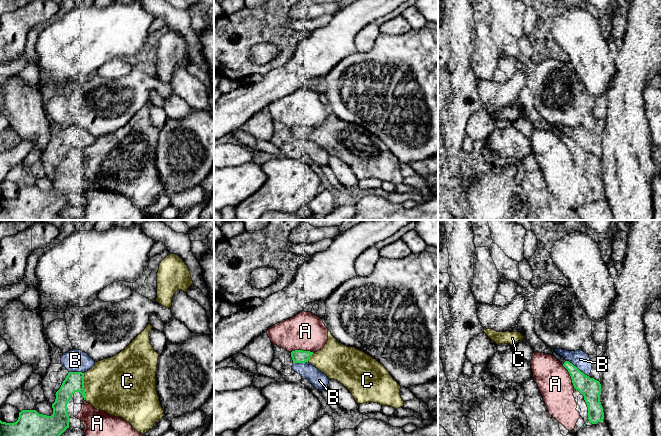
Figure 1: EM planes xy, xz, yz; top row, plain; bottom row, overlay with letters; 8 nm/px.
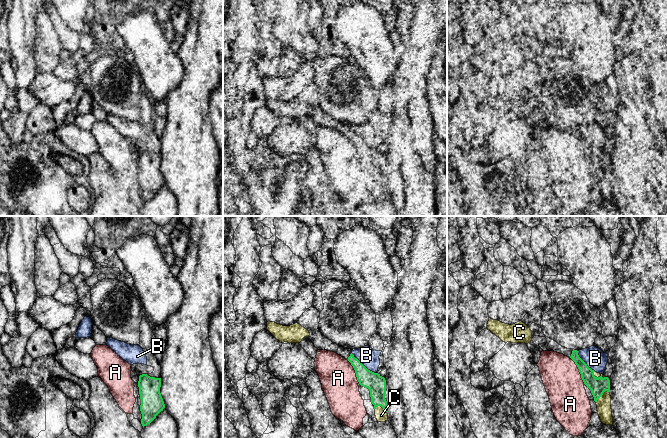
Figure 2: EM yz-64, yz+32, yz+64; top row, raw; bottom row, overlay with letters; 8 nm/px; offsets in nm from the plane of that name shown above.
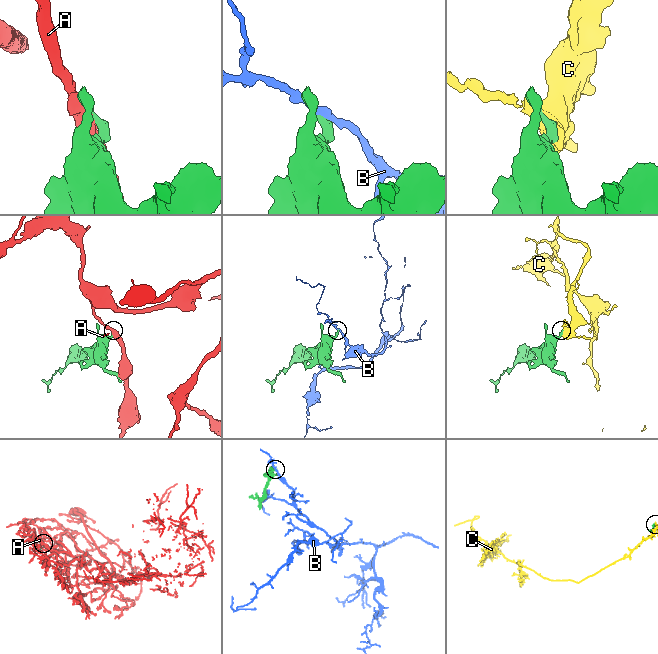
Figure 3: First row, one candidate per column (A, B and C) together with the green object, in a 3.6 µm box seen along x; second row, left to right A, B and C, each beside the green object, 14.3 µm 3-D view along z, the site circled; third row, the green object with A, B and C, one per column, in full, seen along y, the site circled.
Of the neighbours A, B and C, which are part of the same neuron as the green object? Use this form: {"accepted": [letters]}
{"accepted": ["C"]}

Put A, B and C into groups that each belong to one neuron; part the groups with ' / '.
A / B / C

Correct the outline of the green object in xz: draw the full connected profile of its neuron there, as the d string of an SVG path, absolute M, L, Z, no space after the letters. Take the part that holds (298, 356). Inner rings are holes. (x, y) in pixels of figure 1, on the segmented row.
M328 330L328 341L317 352L295 350L293 363L309 362L329 379L343 384L358 404L374 402L395 409L404 406L401 386L387 369L365 352L339 343Z

